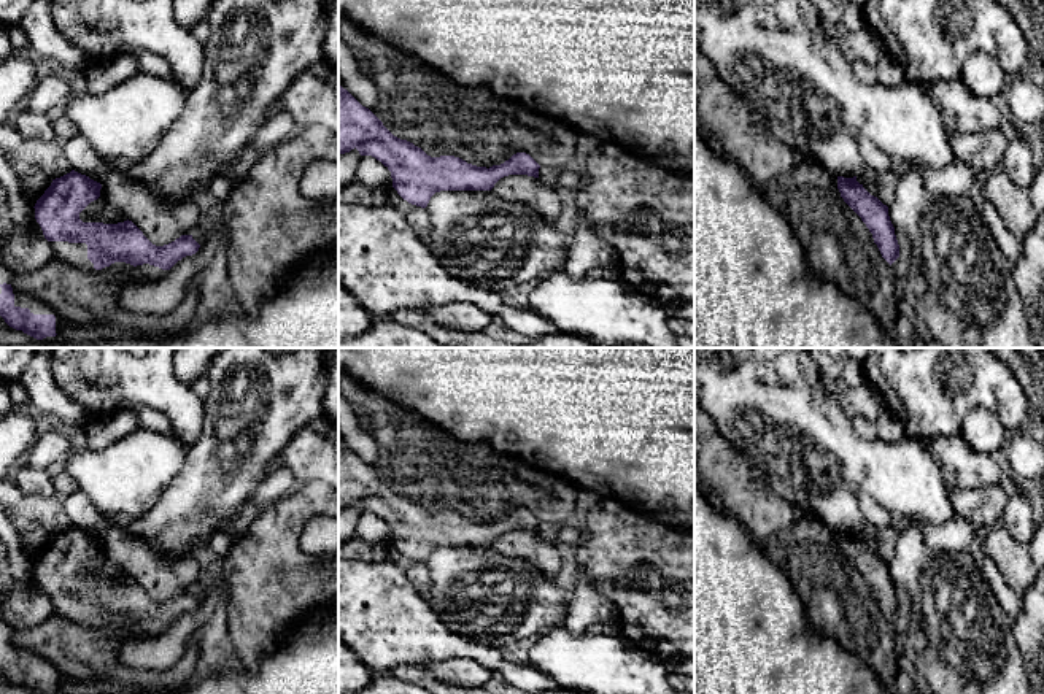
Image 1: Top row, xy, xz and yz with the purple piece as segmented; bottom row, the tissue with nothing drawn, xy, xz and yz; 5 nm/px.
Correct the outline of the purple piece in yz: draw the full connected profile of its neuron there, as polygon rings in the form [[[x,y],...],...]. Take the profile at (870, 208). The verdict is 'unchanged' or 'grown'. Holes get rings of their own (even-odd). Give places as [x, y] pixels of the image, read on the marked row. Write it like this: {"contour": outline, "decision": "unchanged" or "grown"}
{"contour": [[[837,176],[837,189],[844,202],[861,218],[882,257],[891,265],[896,278],[906,278],[907,265],[899,257],[899,245],[895,235],[895,227],[888,216],[888,206],[877,197],[871,195],[863,184],[853,178]]], "decision": "grown"}

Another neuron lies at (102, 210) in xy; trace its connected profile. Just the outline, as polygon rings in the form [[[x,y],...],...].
[[[103,187],[100,189],[100,197],[91,202],[81,213],[79,219],[83,222],[103,222],[118,224],[127,221],[126,213],[108,200]]]

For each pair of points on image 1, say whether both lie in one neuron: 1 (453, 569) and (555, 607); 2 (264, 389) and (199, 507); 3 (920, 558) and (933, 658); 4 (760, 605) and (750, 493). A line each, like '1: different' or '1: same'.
1: same
2: same
3: same
4: different

